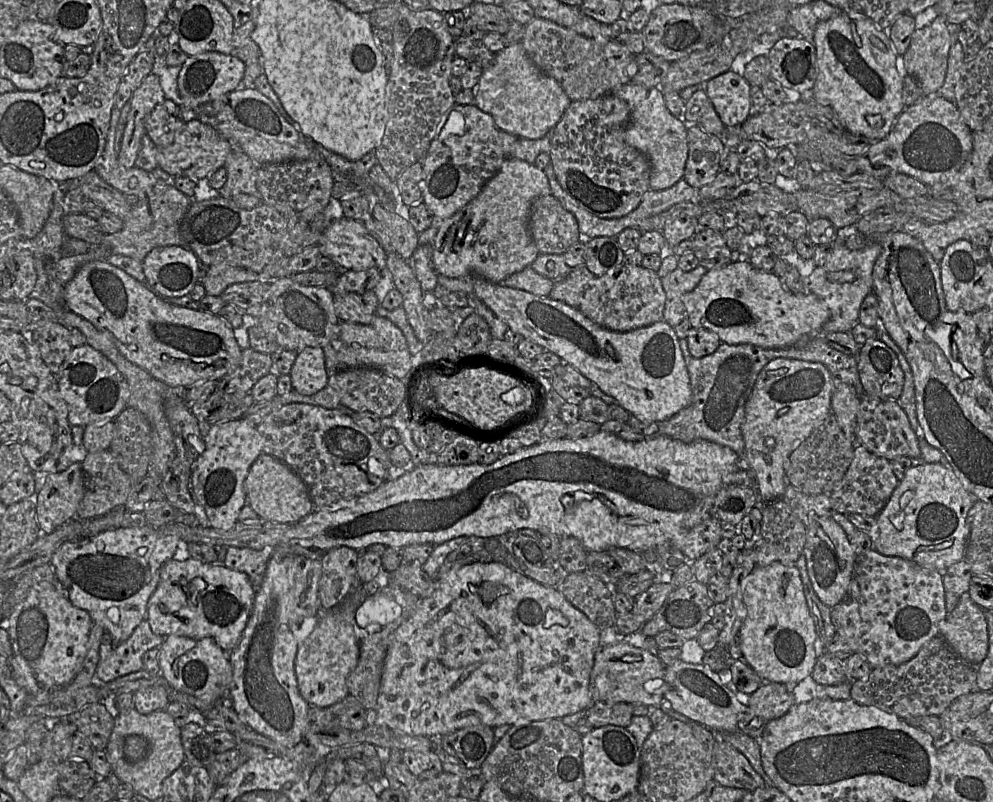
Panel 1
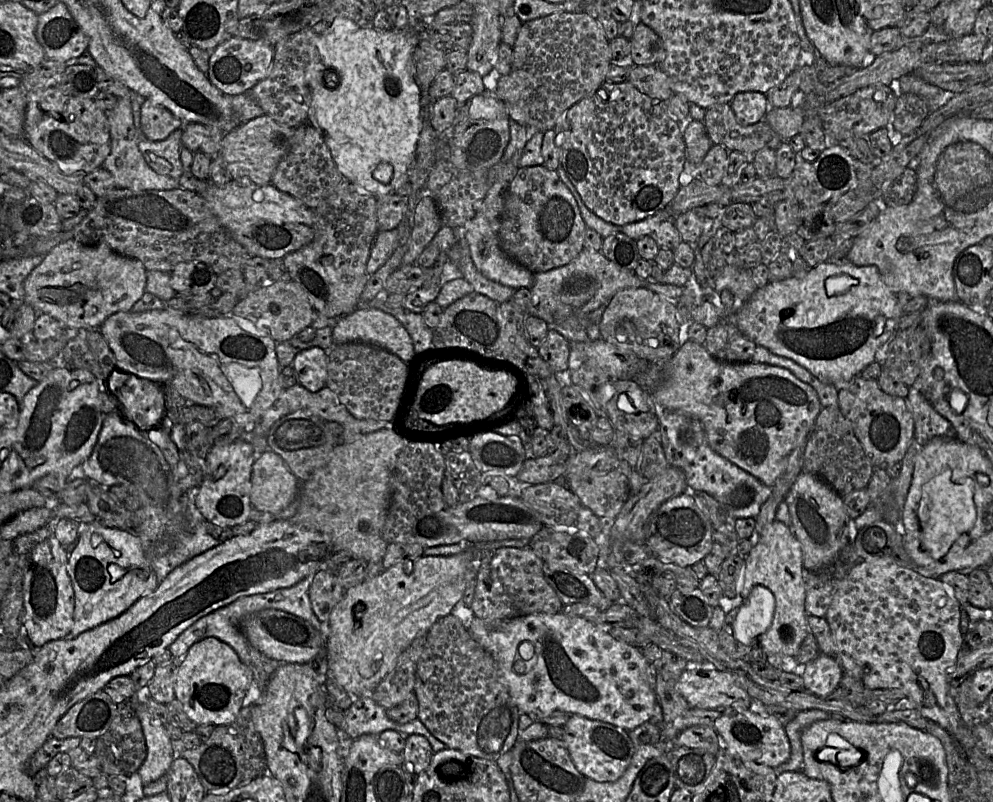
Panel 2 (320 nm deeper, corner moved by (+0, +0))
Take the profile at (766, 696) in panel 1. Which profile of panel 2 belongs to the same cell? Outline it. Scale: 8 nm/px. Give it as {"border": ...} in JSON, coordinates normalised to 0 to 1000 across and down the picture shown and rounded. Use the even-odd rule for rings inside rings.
{"border":[[[826,817],[811,830],[804,830],[800,824],[800,839],[807,842],[810,860],[825,869],[839,864],[846,853],[850,837],[841,819]]]}

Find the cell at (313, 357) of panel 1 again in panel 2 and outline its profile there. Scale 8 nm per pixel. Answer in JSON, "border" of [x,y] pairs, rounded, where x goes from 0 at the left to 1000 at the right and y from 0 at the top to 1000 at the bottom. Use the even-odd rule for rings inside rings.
{"border":[[[320,431],[301,439],[294,453],[300,479],[313,489],[319,489],[328,481],[330,455],[331,439]]]}

